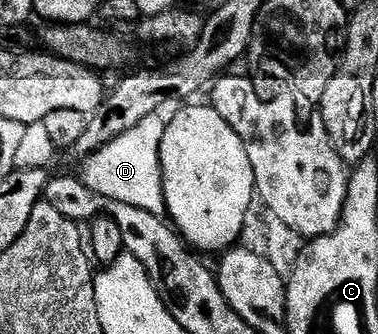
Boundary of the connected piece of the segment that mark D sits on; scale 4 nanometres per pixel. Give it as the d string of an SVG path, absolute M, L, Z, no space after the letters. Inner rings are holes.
M160 112L147 115L143 123L135 123L131 131L123 131L123 135L84 158L79 170L82 183L95 187L97 193L108 201L131 203L131 207L143 207L143 211L151 211L151 215L165 217L165 196L161 186L161 144L167 121L161 116Z

